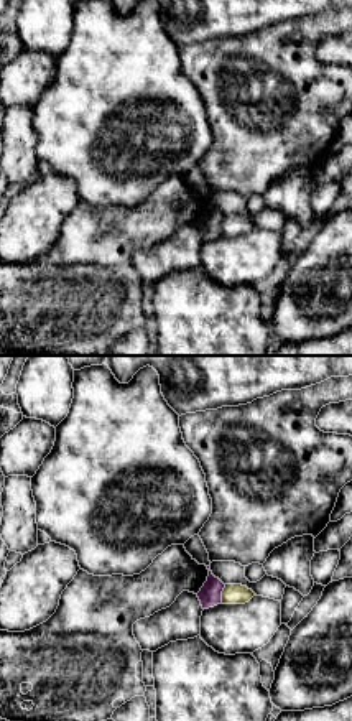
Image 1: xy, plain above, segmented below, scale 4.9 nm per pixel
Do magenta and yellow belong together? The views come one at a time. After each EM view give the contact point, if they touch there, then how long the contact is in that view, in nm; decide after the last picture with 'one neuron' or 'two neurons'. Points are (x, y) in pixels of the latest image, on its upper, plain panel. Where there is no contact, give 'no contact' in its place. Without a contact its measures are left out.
contact (221, 226); length 100 nm

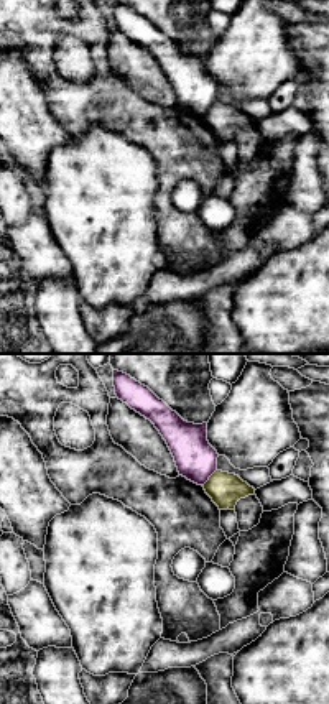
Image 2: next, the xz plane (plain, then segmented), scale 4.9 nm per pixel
contact (209, 107); length 110 nm

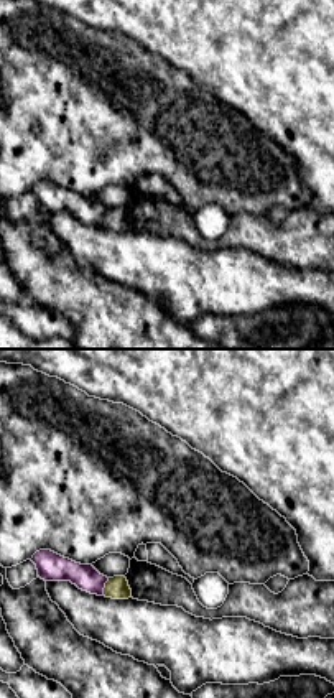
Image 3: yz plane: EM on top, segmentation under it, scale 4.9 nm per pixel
contact (104, 218); length 90 nm

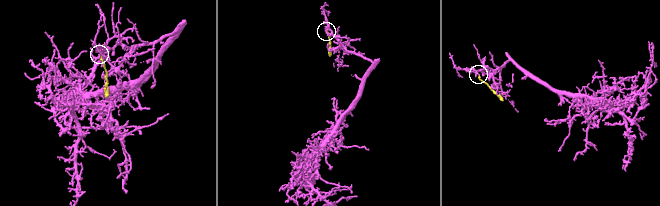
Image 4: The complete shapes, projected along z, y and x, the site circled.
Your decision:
two neurons

